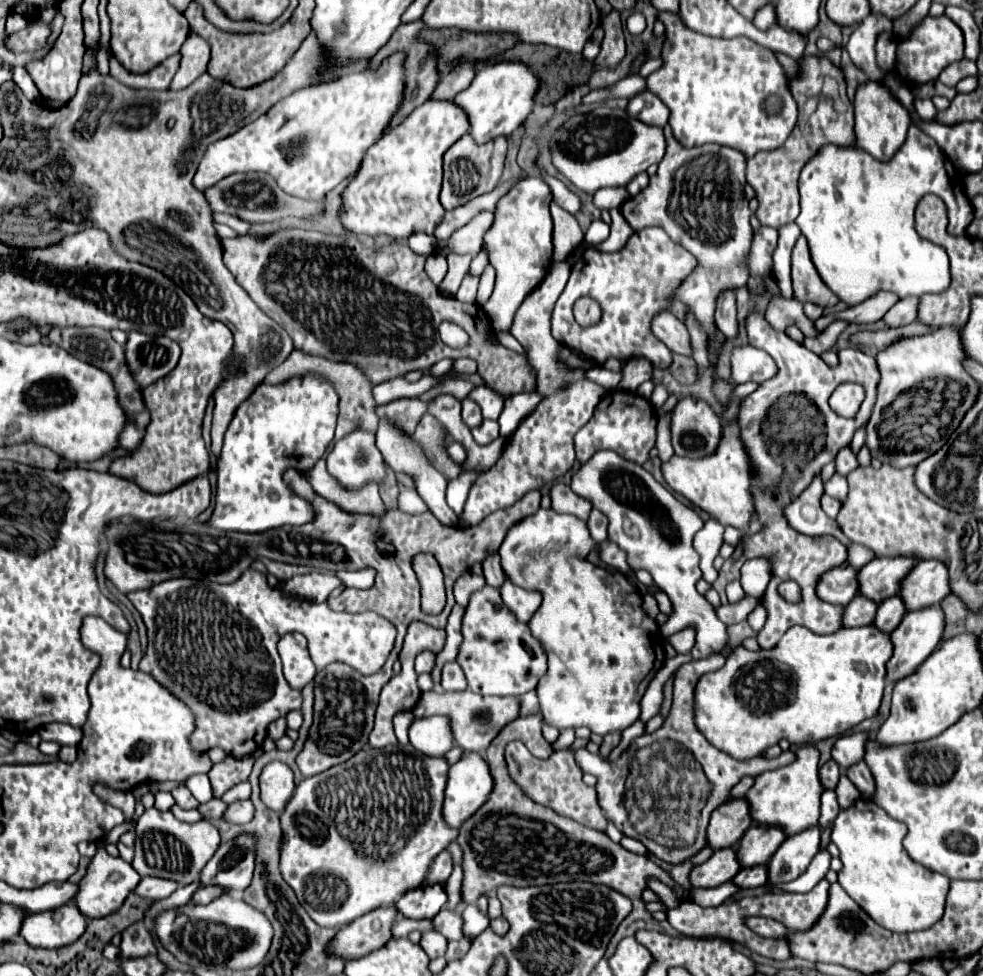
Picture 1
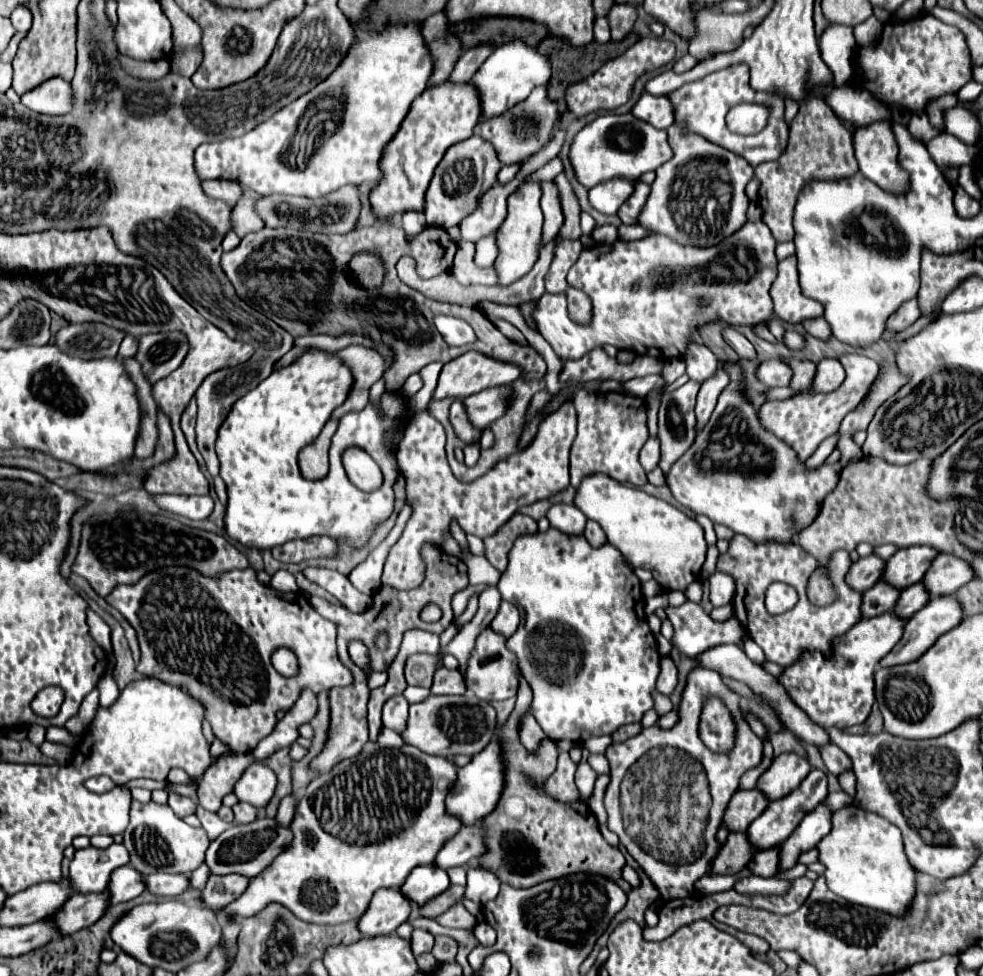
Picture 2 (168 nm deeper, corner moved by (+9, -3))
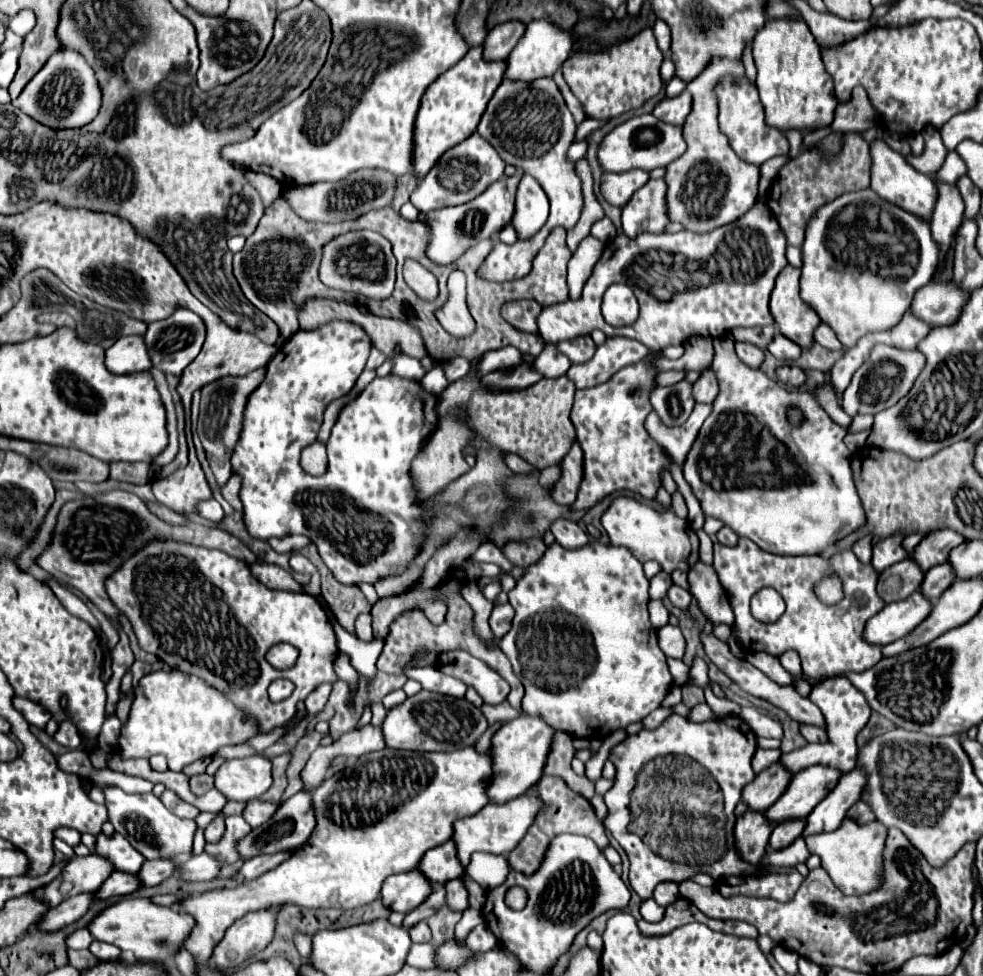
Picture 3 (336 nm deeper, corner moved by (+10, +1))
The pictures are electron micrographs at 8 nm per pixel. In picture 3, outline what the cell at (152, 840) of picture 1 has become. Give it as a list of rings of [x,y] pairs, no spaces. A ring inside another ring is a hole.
[[[106,787],[104,793],[110,823],[114,825],[116,833],[126,837],[130,845],[146,859],[178,859],[192,855],[192,839],[196,831],[196,823],[192,819],[180,819],[170,813],[154,793],[130,795],[118,787]]]

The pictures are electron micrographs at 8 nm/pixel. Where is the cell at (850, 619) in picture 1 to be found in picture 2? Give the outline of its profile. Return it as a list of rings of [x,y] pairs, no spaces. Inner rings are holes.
[[[883,579],[877,581],[877,585],[873,585],[863,593],[863,607],[861,607],[863,617],[877,617],[881,613],[893,611],[899,595],[901,595],[901,589],[889,585]]]

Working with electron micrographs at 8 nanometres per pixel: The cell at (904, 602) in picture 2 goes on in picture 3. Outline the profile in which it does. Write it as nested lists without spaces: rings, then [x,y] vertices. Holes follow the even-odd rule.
[[[948,563],[936,565],[936,567],[932,567],[932,569],[926,573],[926,577],[922,579],[920,593],[922,593],[926,599],[930,597],[930,601],[936,601],[936,599],[944,593],[944,589],[948,589],[948,585],[950,585],[952,581],[954,581],[954,573],[952,573],[950,565],[948,565]]]

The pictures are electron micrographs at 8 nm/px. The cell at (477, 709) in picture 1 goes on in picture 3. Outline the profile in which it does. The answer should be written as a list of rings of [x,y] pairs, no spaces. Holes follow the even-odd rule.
[[[420,691],[414,697],[408,697],[402,705],[390,709],[382,723],[388,747],[416,751],[454,751],[472,747],[486,729],[488,721],[484,713],[468,699],[458,699],[434,691]]]

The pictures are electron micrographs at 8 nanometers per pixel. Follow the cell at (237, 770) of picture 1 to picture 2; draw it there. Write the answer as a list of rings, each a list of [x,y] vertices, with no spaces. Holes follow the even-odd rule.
[[[225,753],[219,757],[217,763],[213,763],[201,777],[197,799],[199,805],[203,805],[207,811],[217,813],[221,807],[221,799],[233,791],[233,785],[237,783],[237,777],[247,769],[247,765],[253,761],[251,753]]]

